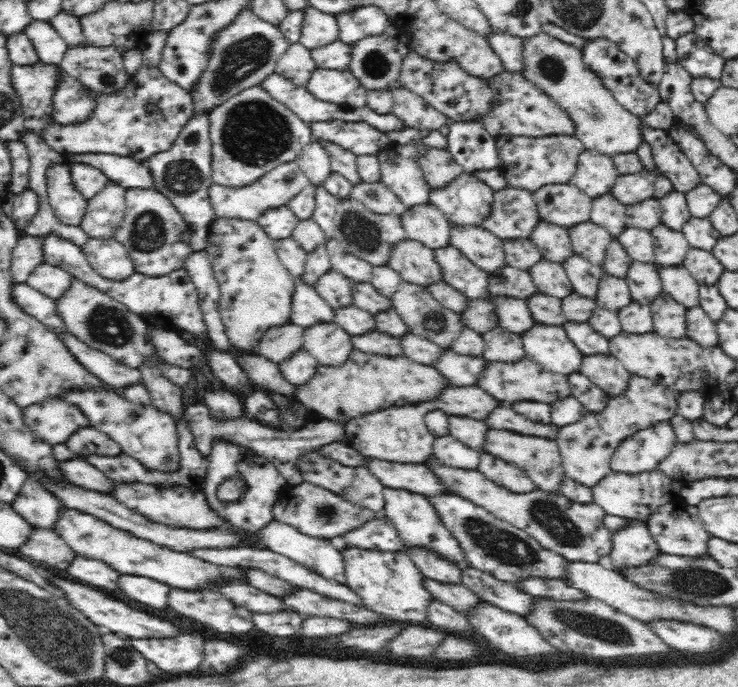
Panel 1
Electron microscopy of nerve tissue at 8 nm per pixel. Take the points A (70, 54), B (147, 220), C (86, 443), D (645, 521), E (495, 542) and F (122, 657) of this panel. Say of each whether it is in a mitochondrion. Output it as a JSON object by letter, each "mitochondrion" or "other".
{"A":"other","B":"mitochondrion","C":"mitochondrion","D":"other","E":"mitochondrion","F":"mitochondrion"}

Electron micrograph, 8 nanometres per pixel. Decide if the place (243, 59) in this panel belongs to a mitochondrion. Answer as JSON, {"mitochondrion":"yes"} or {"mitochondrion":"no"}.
{"mitochondrion":"yes"}

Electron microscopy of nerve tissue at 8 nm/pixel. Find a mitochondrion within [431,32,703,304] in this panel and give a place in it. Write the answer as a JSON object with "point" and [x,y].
{"point":[550,67]}

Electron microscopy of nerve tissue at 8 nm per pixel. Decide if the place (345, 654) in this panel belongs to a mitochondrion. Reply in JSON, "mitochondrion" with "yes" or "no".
{"mitochondrion":"no"}

